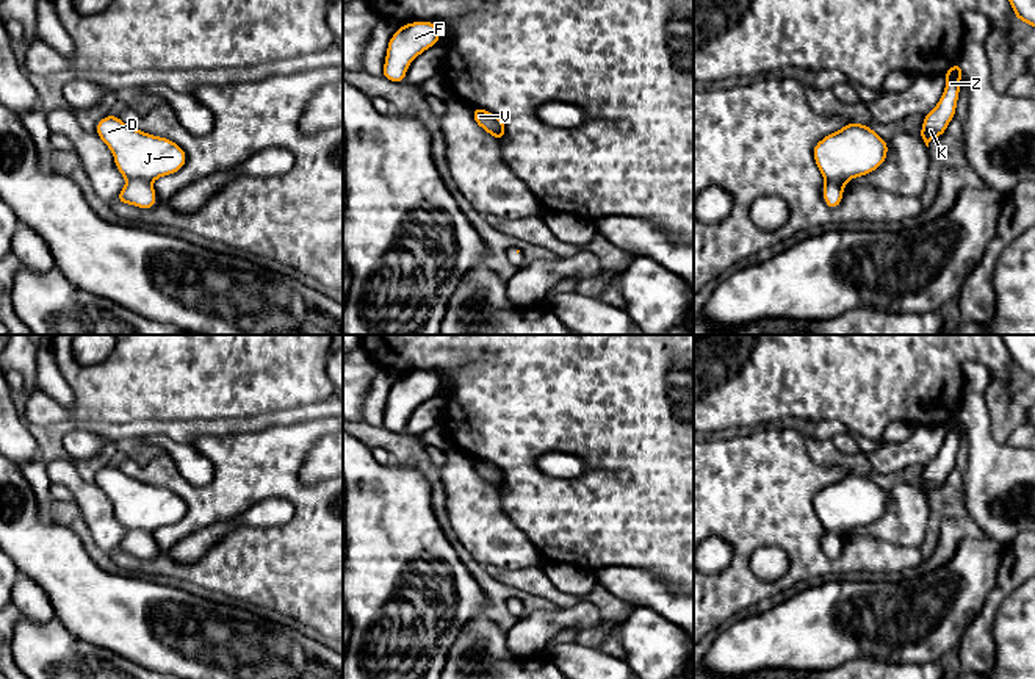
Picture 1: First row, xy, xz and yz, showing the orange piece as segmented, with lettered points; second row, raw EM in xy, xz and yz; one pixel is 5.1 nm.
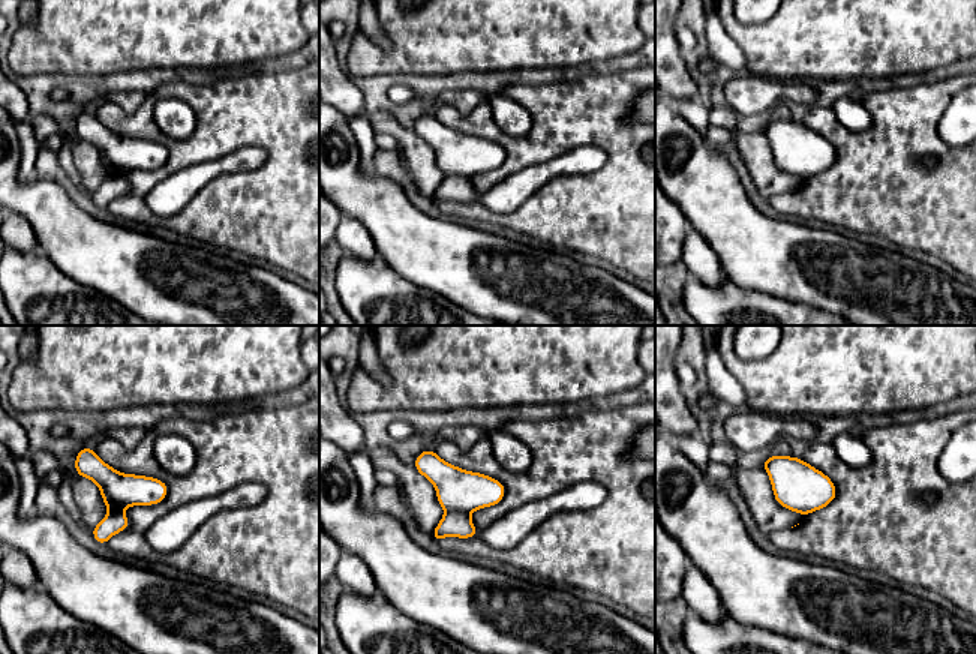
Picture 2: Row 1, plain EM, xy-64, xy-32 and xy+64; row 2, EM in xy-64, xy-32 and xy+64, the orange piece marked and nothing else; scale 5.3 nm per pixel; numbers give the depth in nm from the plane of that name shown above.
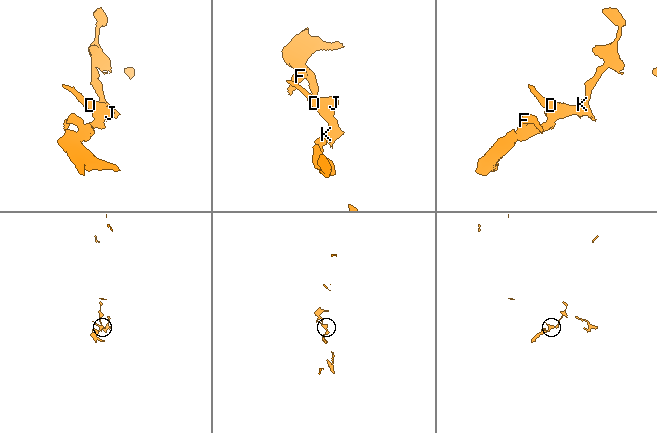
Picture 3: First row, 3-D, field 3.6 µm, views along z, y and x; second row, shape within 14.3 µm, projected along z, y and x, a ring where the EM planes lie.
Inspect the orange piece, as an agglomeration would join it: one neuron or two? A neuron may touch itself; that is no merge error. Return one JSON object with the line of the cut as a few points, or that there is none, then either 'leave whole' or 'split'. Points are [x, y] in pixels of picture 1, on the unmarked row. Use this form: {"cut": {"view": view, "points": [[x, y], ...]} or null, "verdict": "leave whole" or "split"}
{"cut": {"view": "xy", "points": [[127, 529], [146, 529], [151, 534]]}, "verdict": "split"}

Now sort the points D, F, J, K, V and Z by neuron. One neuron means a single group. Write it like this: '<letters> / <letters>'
D J K Z / F V

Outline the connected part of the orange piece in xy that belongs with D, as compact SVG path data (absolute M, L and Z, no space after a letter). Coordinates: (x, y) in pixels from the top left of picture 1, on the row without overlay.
M117 466L102 468L94 480L113 502L122 527L155 532L179 523L186 513L185 501L171 490L153 487L124 474Z

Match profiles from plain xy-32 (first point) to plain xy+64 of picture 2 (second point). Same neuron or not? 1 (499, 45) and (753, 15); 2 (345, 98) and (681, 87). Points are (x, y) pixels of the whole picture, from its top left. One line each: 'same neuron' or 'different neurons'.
1: different neurons
2: same neuron

